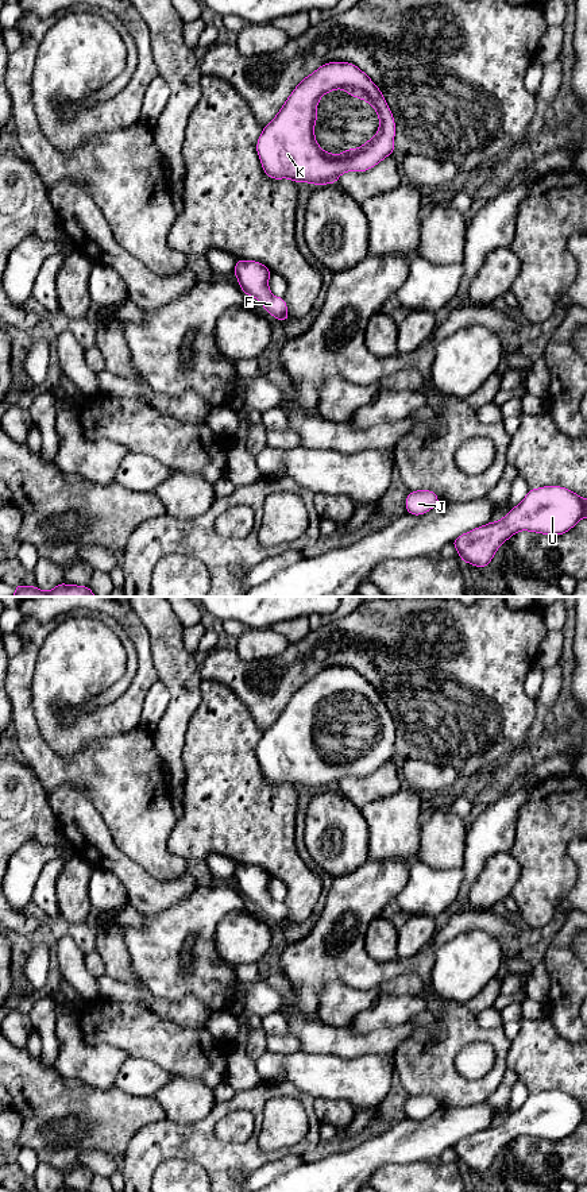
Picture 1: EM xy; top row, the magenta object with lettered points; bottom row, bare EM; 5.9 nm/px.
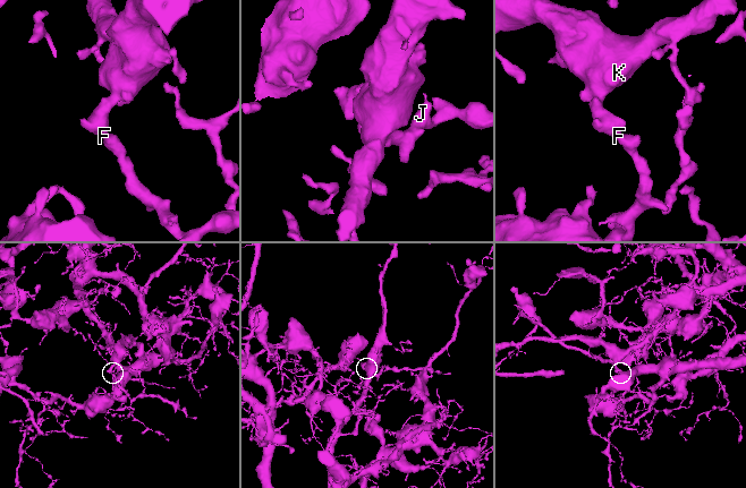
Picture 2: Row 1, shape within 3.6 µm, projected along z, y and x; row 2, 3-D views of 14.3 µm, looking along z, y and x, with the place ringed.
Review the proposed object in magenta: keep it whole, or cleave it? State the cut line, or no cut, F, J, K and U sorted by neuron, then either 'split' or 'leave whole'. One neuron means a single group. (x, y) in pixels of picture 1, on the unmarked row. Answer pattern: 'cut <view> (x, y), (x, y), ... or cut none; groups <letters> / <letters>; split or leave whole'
cut none; groups F J K U; leave whole

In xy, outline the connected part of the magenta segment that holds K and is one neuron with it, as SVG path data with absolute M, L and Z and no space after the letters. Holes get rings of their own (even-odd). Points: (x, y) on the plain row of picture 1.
M328 667L306 680L275 722L263 732L256 757L267 782L313 790L336 788L347 776L367 776L394 757L395 726L381 694L350 667ZM344 694L371 709L379 722L378 737L358 753L341 759L324 756L314 741L320 703Z

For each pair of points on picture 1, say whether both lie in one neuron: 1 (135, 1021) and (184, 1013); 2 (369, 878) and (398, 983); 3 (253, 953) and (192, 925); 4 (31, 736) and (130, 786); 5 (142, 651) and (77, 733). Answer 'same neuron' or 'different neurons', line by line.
1: different neurons
2: different neurons
3: different neurons
4: same neuron
5: same neuron

